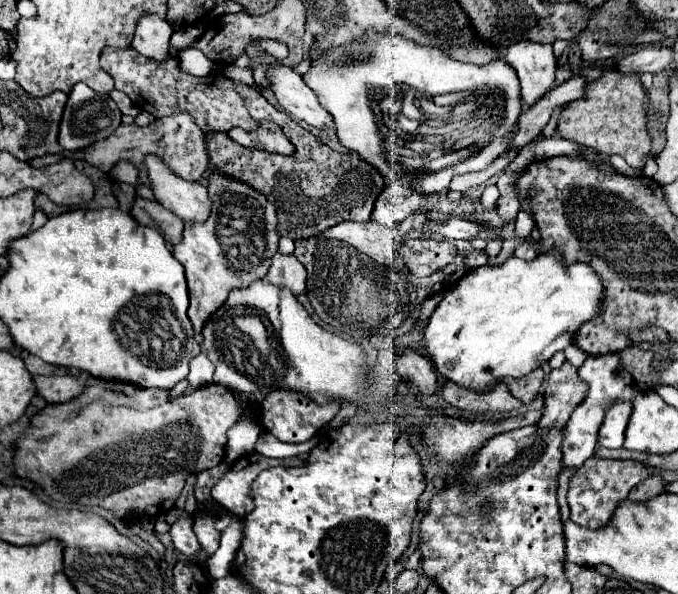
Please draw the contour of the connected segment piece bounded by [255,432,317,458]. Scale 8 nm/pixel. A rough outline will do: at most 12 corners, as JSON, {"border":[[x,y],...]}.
{"border":[[261,432],[255,450],[269,458],[309,454],[317,436],[303,444],[289,444]]}

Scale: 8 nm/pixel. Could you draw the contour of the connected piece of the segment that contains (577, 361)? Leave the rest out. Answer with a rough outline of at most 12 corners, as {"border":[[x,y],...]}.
{"border":[[574,345],[564,350],[566,360],[579,368],[588,357]]}

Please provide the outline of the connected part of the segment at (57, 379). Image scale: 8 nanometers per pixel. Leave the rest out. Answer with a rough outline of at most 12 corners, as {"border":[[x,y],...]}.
{"border":[[87,372],[79,378],[33,376],[37,394],[49,404],[81,394]]}

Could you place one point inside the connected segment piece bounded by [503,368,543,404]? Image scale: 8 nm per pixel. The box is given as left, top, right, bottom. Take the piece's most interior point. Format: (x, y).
(525, 389)

